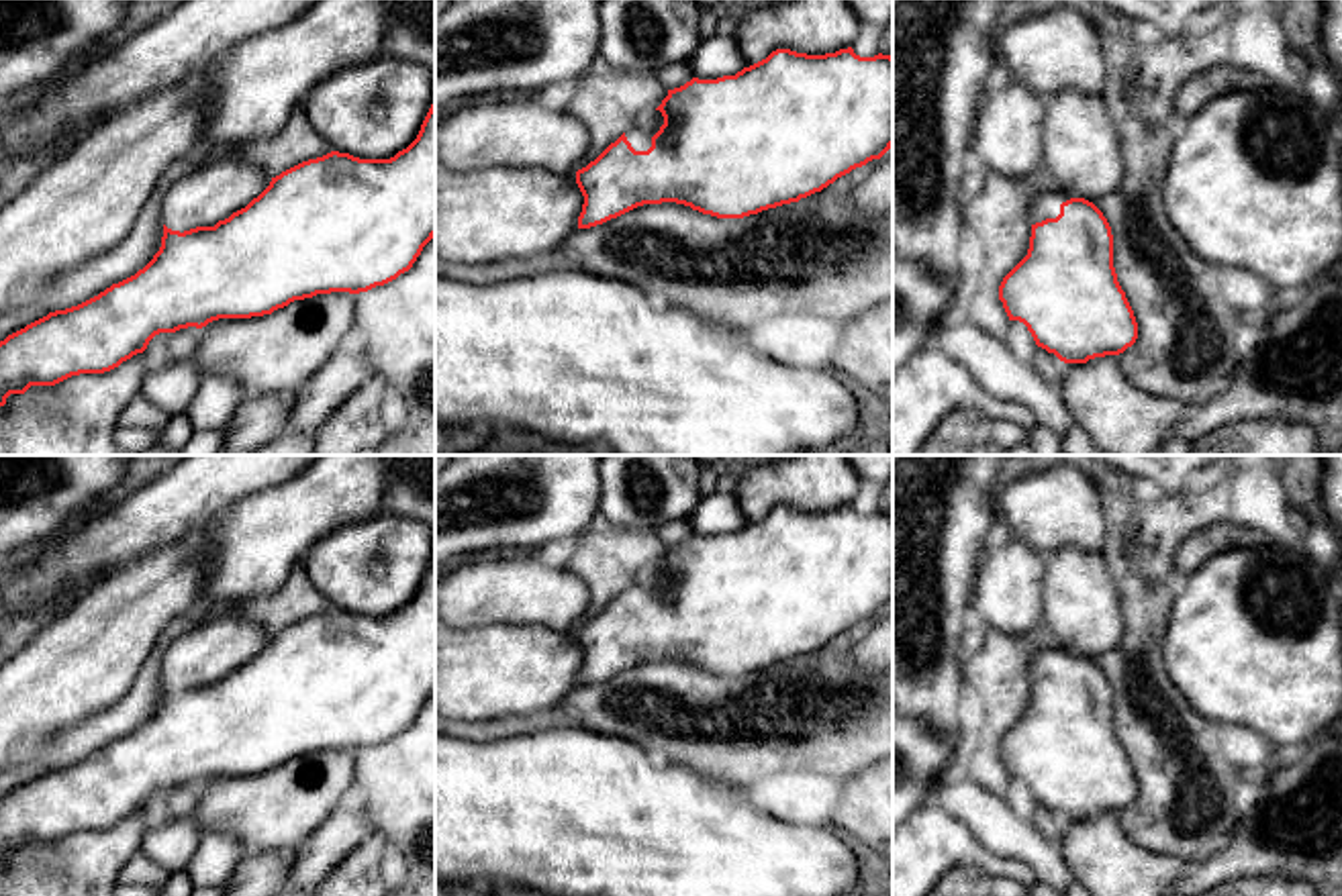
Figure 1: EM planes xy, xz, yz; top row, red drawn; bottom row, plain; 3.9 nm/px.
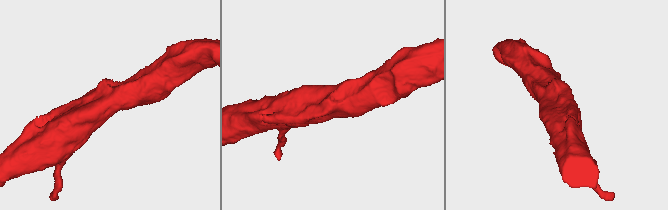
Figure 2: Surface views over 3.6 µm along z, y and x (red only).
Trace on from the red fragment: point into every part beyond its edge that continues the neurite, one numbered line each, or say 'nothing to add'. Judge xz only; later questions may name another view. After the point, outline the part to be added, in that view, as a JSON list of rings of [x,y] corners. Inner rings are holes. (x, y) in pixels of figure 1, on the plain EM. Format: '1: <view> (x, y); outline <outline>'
1: xz (640, 592); outline [[[660,567],[648,569],[635,584],[631,584],[625,594],[635,608],[648,608],[652,604],[652,594],[664,582],[664,574]]]

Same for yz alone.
1: yz (1044, 662); outline [[[1040,647],[1029,659],[1029,680],[1042,680],[1046,676],[1056,676],[1060,671],[1060,661],[1070,657],[1062,647]]]

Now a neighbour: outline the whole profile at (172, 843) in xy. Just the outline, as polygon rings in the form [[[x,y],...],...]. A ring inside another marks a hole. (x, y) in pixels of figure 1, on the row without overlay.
[[[190,812],[147,829],[141,839],[141,851],[165,872],[178,874],[186,869],[200,845],[202,835],[202,829]]]

